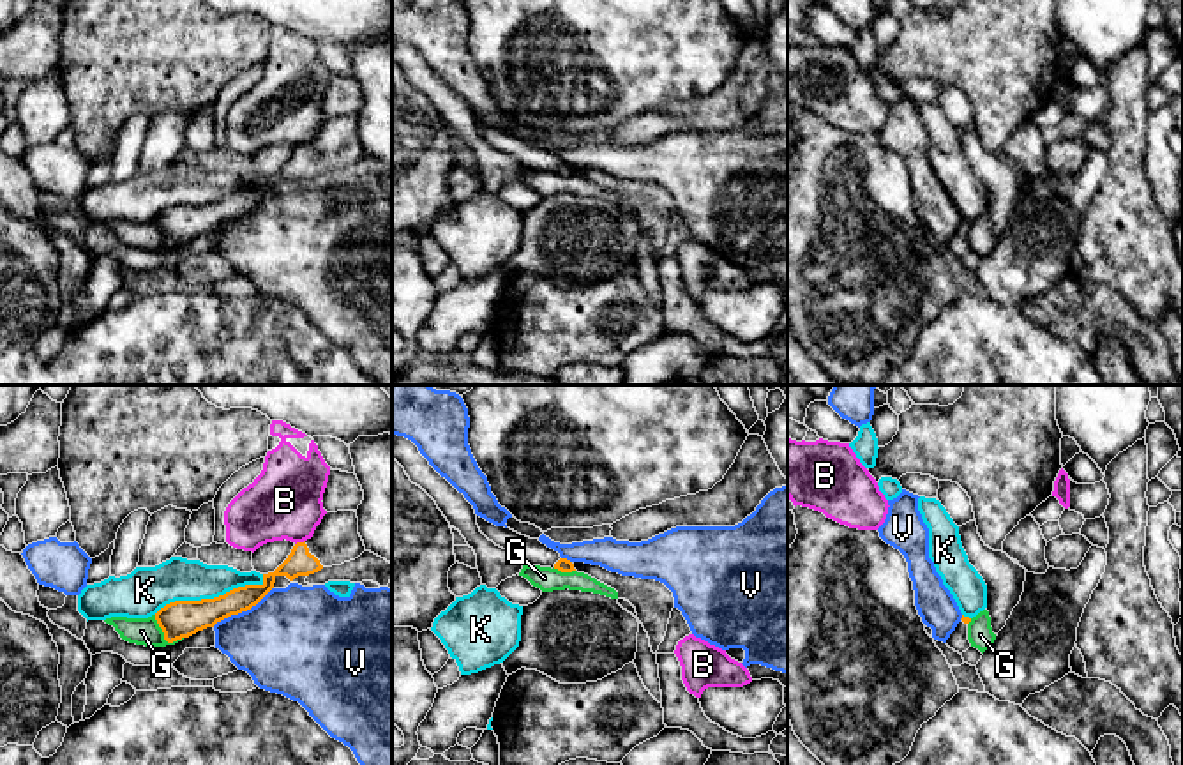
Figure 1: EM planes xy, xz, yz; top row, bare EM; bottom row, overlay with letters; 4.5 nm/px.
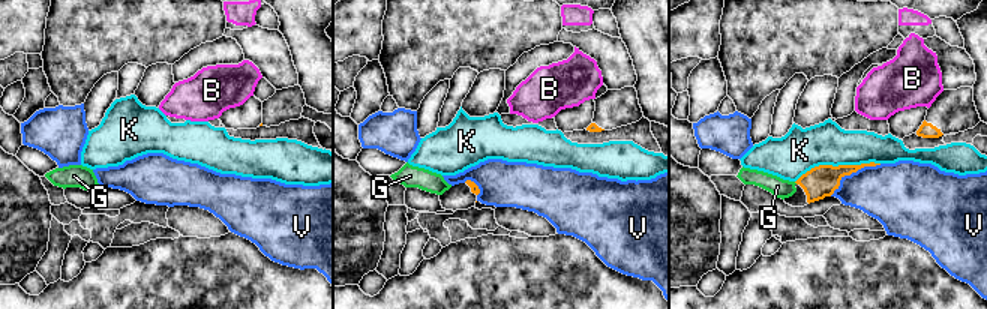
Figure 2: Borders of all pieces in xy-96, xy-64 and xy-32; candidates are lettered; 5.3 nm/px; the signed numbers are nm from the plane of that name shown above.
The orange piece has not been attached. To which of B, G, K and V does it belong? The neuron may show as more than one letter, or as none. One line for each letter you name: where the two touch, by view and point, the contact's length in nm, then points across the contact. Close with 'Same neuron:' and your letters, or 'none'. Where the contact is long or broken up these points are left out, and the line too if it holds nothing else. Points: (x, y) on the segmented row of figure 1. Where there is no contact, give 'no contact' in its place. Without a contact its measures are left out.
Same neuron: none

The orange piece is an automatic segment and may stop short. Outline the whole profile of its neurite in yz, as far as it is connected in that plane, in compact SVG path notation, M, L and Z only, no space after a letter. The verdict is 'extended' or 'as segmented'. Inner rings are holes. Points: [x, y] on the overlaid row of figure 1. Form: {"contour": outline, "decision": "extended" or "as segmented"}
{"contour": "M962 615L962 618L957 624L955 631L946 640L946 645L950 648L953 648L955 652L959 652L959 654L966 652L971 647L971 643L968 640L968 624L969 622L971 622L971 618Z", "decision": "extended"}

